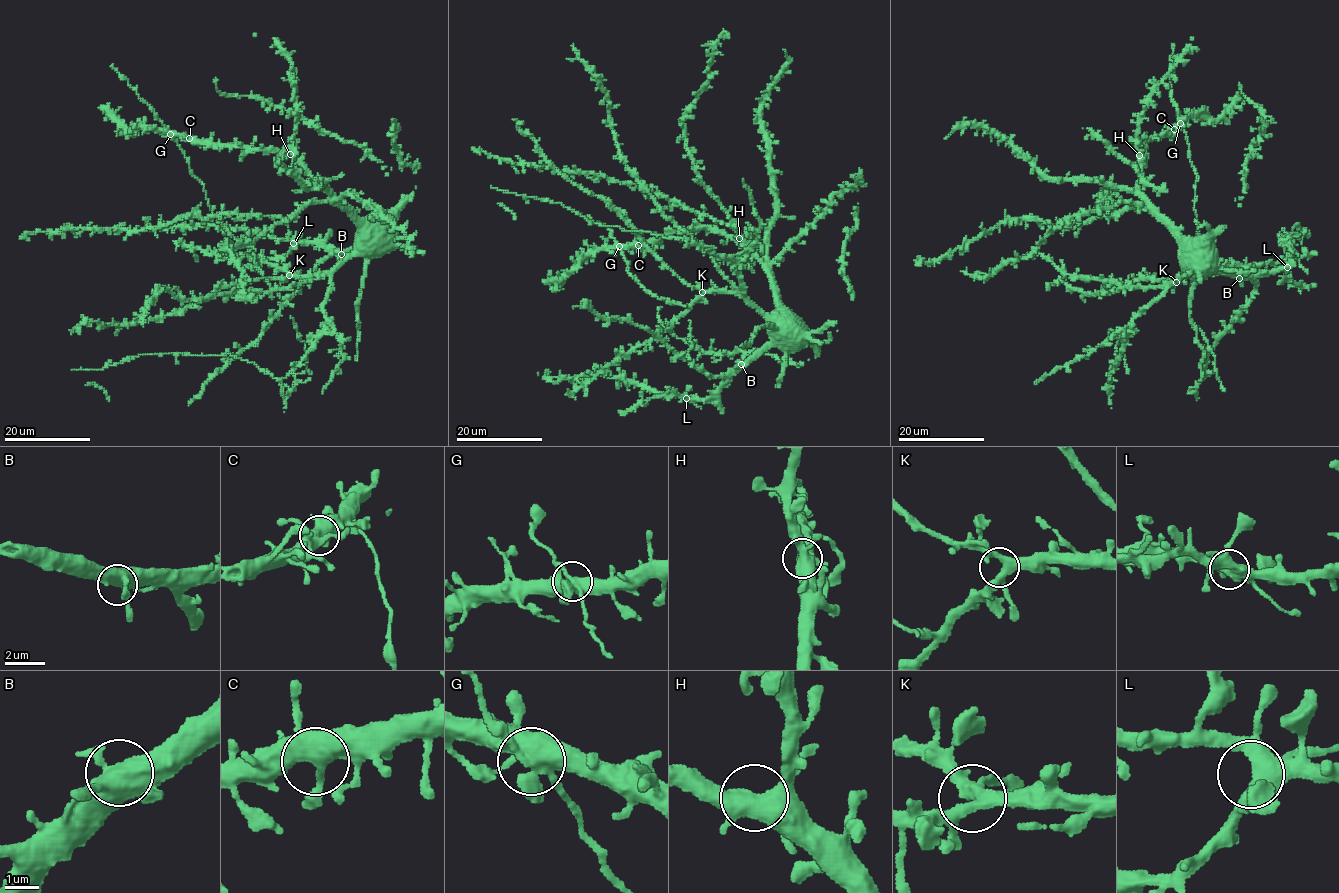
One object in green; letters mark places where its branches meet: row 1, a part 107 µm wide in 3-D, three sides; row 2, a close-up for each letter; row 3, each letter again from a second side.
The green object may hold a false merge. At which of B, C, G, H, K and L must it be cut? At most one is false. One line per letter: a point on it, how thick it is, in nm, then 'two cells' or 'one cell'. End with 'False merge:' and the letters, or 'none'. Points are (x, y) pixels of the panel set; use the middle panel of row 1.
B: place (741, 364); calibre 440 nm; one cell
C: place (638, 245); calibre 460 nm; one cell
G: place (619, 246); calibre 500 nm; one cell
H: place (739, 238); calibre 500 nm; one cell
K: place (702, 292); calibre 360 nm; one cell
L: place (686, 398); calibre 440 nm; one cell
False merge: none

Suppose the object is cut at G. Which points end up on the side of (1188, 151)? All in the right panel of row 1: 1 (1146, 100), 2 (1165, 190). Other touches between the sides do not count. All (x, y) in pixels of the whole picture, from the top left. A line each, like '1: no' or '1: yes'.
1: no
2: no

